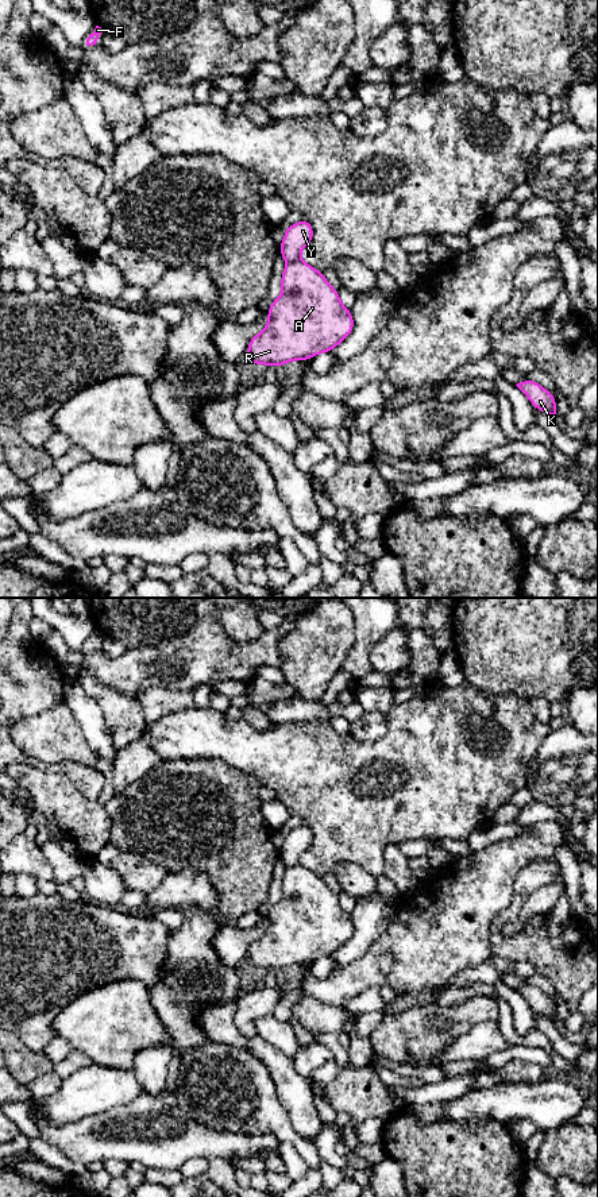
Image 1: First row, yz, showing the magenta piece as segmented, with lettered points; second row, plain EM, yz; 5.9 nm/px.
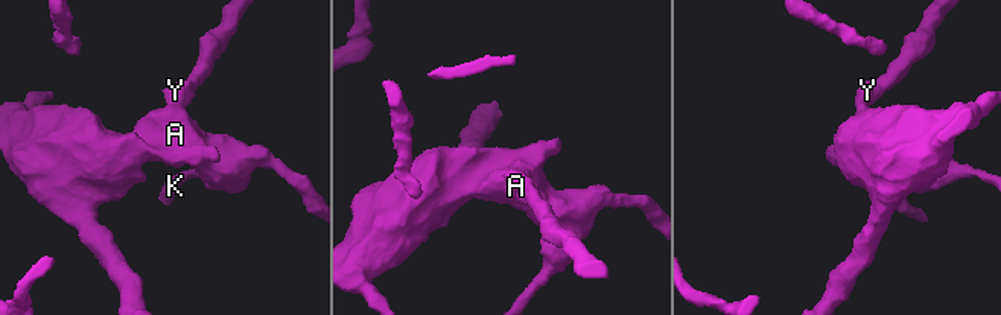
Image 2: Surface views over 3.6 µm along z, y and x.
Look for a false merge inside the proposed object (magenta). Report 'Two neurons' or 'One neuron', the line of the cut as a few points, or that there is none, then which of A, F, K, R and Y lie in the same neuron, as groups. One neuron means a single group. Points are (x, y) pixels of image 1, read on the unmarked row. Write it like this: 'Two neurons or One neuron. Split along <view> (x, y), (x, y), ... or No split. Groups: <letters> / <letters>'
Two neurons. Split along yz (298, 864), (288, 868). Groups: A K R / F Y

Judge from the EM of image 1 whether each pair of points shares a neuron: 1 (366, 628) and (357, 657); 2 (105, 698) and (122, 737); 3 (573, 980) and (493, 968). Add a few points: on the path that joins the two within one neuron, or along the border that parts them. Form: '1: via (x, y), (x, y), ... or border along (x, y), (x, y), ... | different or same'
1: via (366, 634), (361, 651) | same
2: via (115, 707), (122, 714), (122, 728) | same
3: border along (493, 953), (516, 961) | different

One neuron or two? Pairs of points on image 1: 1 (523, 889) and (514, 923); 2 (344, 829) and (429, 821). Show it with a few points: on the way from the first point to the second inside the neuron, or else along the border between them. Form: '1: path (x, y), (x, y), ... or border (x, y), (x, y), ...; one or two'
1: border (547, 885), (537, 887), (521, 907); two
2: path (366, 821), (408, 821); one

